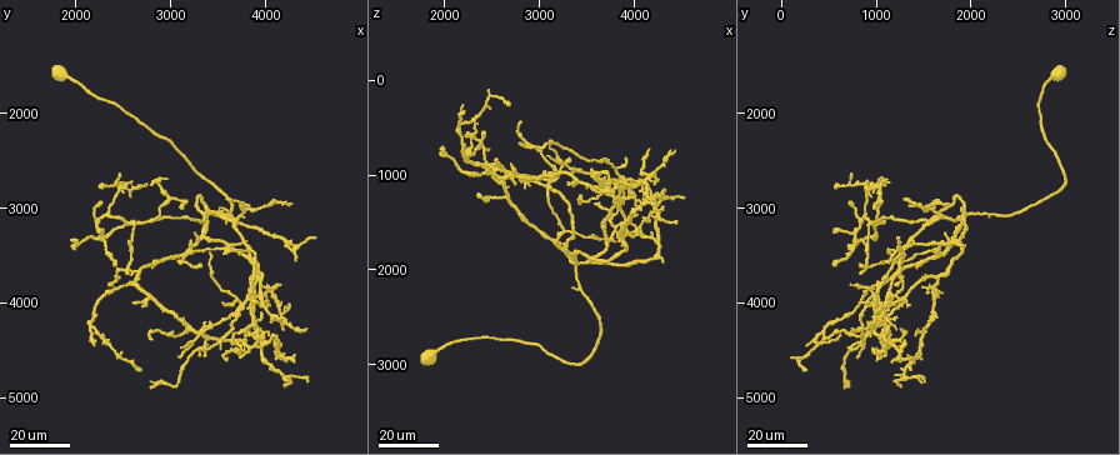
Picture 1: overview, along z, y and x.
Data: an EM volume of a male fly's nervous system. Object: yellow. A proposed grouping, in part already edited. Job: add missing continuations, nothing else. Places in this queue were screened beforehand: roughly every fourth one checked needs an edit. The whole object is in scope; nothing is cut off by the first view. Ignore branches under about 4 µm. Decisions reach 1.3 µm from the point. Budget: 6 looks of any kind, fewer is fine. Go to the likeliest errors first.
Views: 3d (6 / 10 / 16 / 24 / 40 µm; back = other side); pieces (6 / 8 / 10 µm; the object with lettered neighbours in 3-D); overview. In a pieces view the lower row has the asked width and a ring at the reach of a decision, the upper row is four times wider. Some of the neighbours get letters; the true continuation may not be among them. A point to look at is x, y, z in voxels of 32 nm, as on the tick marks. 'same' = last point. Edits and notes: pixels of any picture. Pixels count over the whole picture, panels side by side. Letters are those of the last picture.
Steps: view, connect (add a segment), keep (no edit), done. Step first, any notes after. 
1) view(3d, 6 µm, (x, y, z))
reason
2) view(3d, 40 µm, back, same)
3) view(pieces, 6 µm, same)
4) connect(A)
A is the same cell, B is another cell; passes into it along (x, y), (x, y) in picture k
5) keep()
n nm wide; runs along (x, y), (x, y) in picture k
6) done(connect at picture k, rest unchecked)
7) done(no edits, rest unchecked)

view(3d, 16 µm, (2800, 4920, 680))
thin end

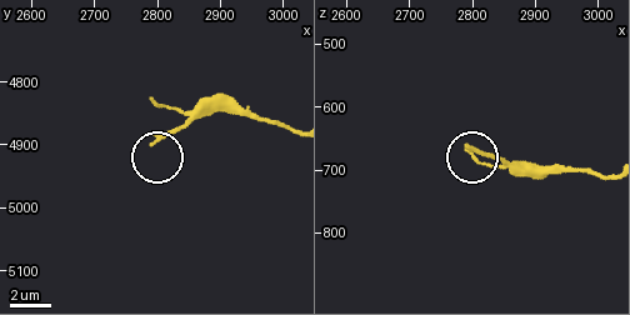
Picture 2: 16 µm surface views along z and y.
view(pieces, 6 µm, (2795, 4895, 665))
see the neighbours

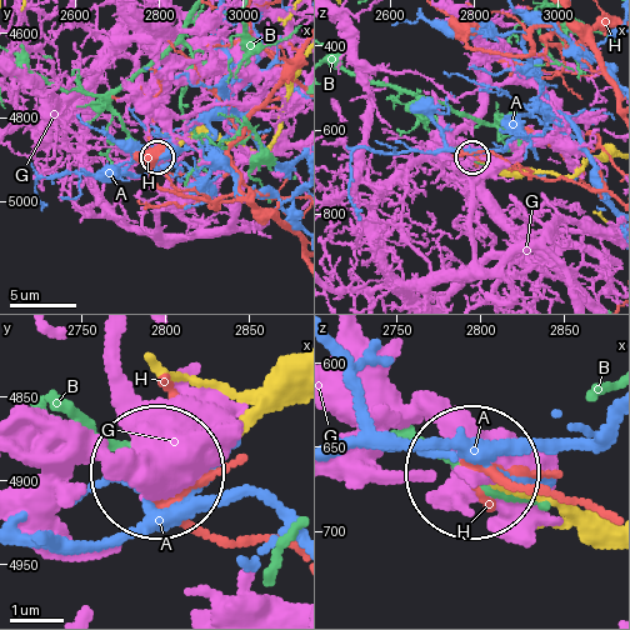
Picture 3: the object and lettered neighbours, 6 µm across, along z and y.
keep()
180 nm wide; A, B, G and H are other cells; no lettered segment goes on from it

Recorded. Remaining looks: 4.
view(3d, 24 µm, (4540, 3300, 1220))
thin end

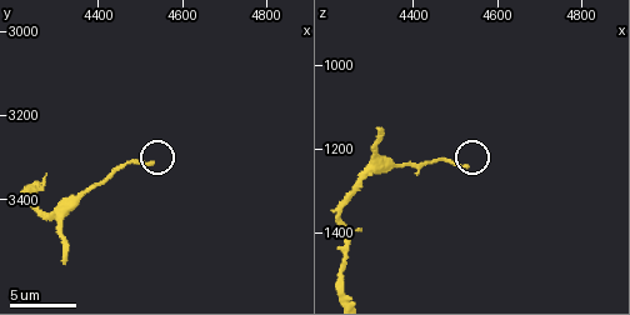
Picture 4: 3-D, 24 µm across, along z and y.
view(pieces, 8 µm, (4530, 3315, 1240))

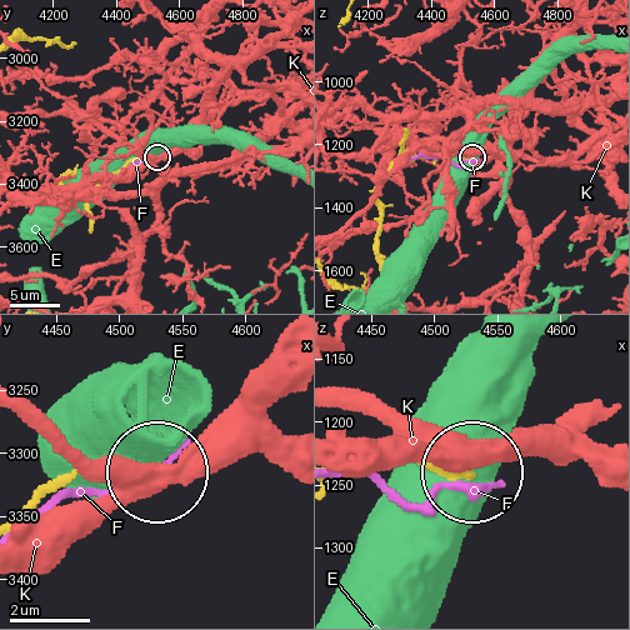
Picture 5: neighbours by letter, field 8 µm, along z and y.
keep()
E, F and K are other cells; none of them fits

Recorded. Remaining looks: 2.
view(pieces, 10 µm, (4320, 3545, 1150))
free end

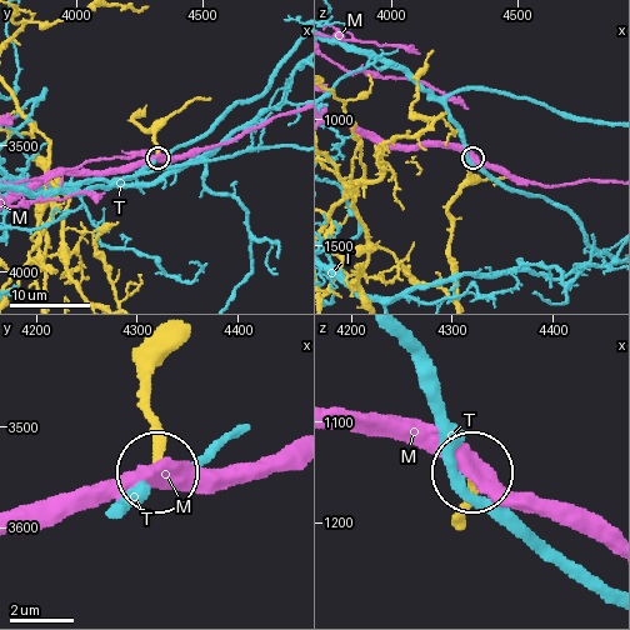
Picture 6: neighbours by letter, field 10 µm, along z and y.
keep()
M and T are other cells; runs along (458, 526), (471, 473) in picture 6; no lettered segment goes on from it

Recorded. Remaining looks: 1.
done(no edits, rest unchecked)

